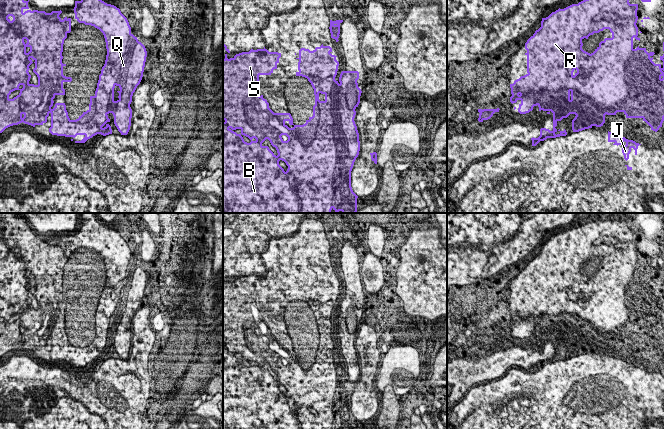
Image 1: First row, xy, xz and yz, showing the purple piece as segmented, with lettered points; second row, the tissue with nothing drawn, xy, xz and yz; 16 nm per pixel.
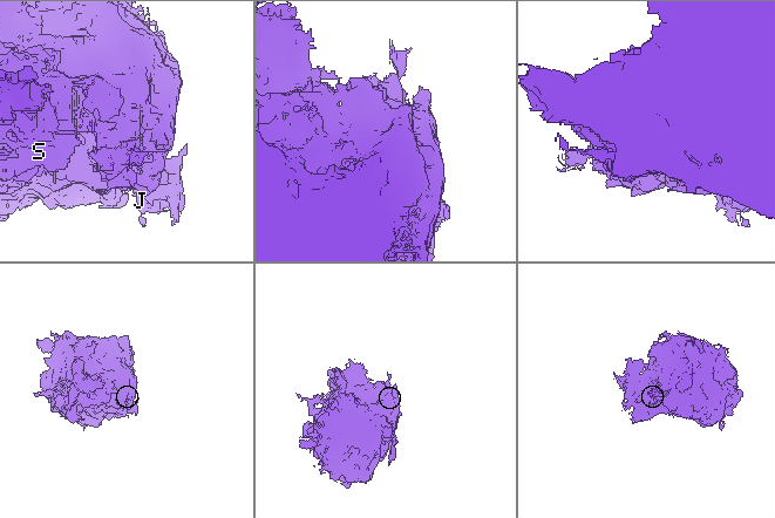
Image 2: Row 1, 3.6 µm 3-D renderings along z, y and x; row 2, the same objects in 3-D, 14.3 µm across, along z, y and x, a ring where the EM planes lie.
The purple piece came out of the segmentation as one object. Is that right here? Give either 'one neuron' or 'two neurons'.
two neurons

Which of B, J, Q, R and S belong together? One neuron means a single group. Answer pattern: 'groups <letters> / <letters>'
groups B J R S / Q

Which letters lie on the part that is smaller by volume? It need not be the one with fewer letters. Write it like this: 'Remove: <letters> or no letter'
Remove: Q

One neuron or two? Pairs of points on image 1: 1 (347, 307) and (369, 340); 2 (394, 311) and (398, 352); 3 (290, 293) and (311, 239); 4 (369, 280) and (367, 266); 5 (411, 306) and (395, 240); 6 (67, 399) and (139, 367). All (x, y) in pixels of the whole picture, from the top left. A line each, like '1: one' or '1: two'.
1: two
2: two
3: one
4: one
5: one
6: one

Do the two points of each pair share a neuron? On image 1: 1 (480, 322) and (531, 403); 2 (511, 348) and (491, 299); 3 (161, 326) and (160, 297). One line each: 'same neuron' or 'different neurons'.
1: different neurons
2: different neurons
3: same neuron

